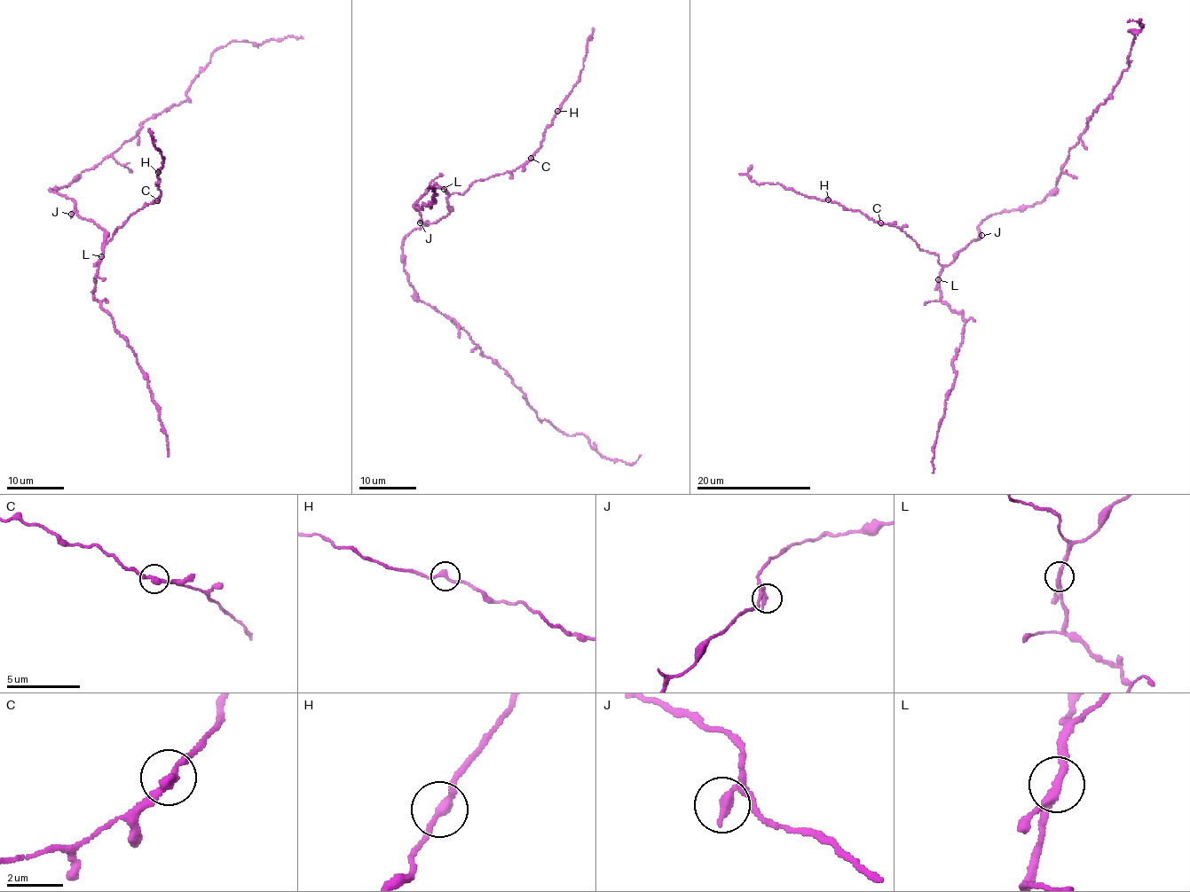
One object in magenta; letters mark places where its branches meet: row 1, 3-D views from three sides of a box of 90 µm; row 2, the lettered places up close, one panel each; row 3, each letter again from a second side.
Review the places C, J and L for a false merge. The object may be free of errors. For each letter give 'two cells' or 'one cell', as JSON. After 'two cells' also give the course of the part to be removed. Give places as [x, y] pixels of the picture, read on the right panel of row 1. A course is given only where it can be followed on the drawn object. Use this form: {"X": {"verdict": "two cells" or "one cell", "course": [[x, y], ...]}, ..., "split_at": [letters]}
{"C": {"verdict": "one cell"}, "J": {"verdict": "one cell"}, "L": {"verdict": "one cell"}, "split_at": []}

